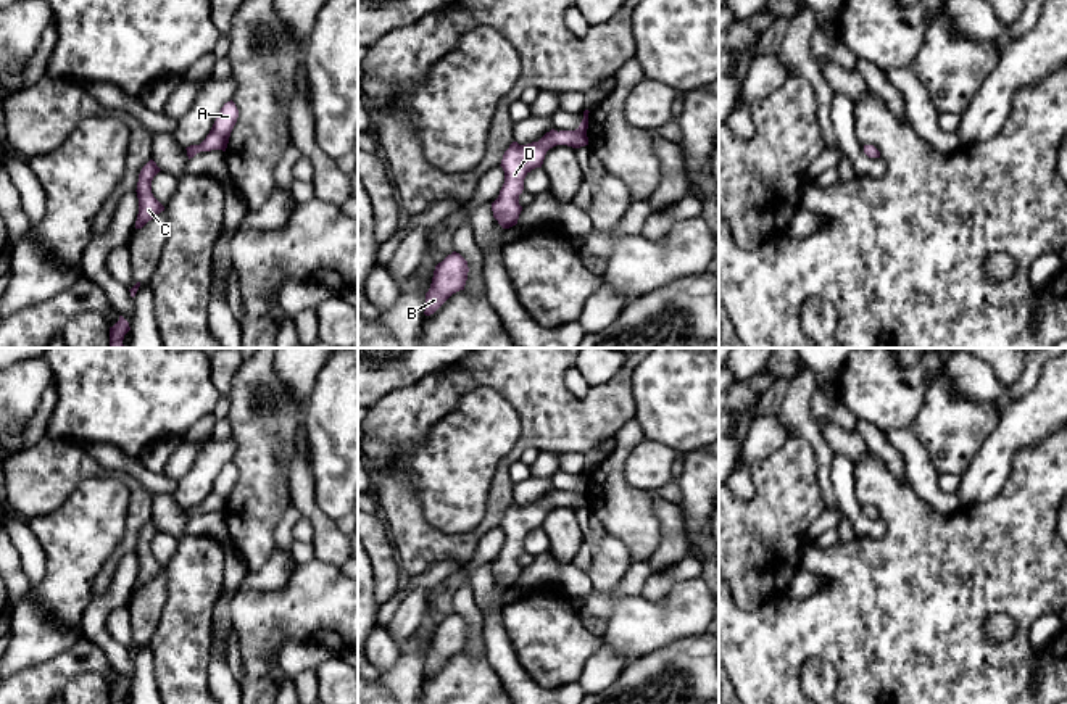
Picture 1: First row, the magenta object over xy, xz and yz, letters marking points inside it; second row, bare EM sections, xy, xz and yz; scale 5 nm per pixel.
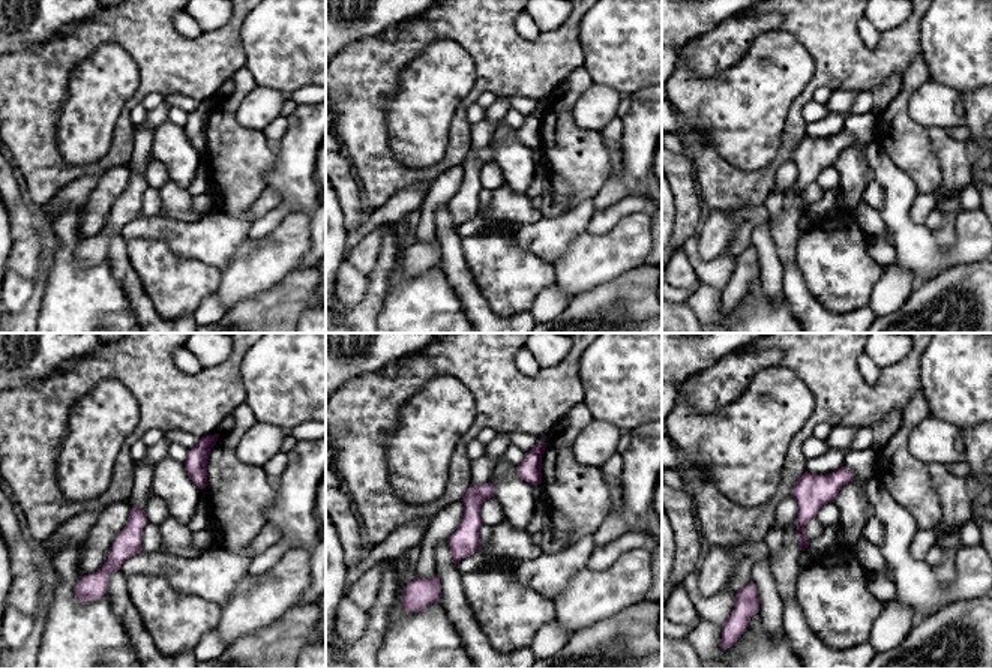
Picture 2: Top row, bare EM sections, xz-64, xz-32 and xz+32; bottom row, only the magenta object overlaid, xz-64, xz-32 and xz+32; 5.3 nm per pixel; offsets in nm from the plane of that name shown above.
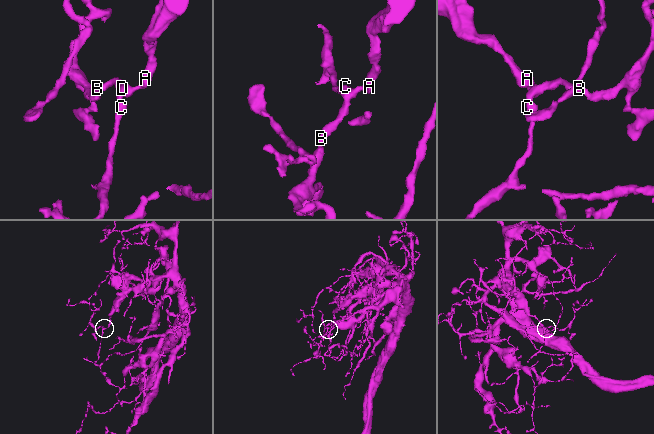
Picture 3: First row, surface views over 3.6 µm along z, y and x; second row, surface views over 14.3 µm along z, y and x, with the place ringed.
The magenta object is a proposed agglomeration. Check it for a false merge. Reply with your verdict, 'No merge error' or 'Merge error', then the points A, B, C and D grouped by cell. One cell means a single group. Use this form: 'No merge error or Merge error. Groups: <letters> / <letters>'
No merge error. Groups: A B C D

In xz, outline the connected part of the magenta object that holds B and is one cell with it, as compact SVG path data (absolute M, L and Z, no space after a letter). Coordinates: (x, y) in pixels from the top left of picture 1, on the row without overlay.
M456 612L435 627L432 644L426 654L426 677L434 675L453 654L464 651L467 622Z

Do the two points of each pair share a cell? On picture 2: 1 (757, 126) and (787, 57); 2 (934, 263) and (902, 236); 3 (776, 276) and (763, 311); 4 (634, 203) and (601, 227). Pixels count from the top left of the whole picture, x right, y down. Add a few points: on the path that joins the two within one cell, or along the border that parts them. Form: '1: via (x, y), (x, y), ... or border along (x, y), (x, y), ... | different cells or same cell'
1: via (757, 110), (757, 92), (772, 74) | same cell
2: via (926, 258), (910, 242) | same cell
3: border along (761, 287), (769, 296), (782, 297) | different cells
4: via (626, 206), (608, 219) | same cell

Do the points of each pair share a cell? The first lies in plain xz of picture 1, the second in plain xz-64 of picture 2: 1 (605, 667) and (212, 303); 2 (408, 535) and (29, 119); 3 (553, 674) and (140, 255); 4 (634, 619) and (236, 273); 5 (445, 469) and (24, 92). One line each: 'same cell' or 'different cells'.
1: same cell
2: same cell
3: same cell
4: same cell
5: different cells

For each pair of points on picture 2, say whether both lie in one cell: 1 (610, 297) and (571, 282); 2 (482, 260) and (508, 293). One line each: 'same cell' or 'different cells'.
1: different cells
2: same cell

